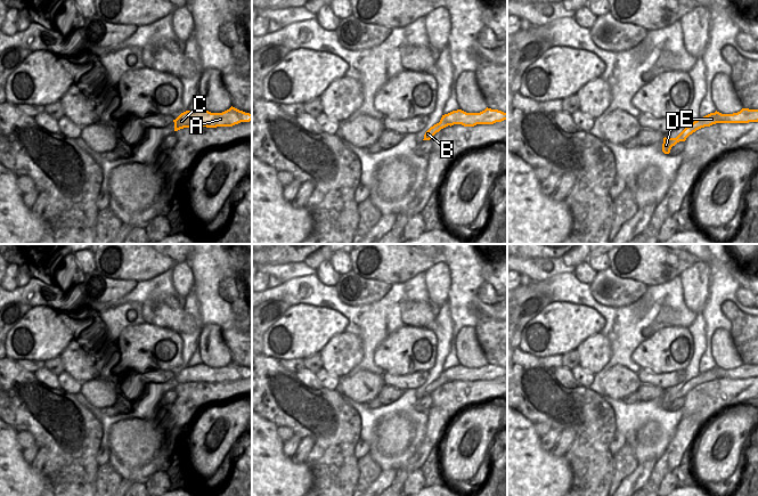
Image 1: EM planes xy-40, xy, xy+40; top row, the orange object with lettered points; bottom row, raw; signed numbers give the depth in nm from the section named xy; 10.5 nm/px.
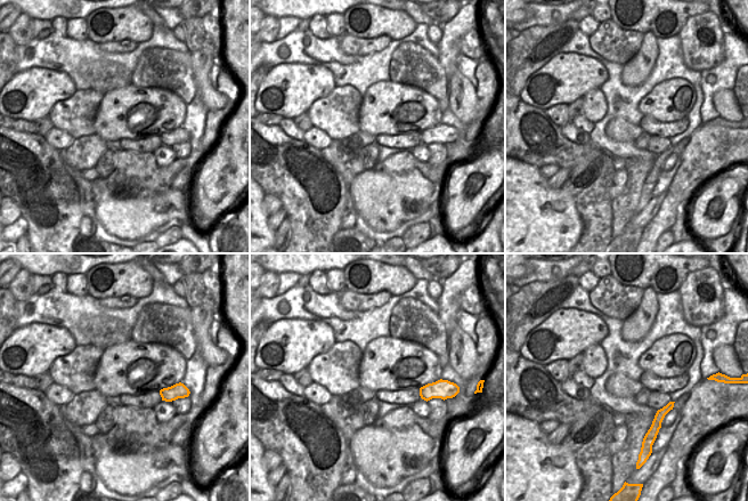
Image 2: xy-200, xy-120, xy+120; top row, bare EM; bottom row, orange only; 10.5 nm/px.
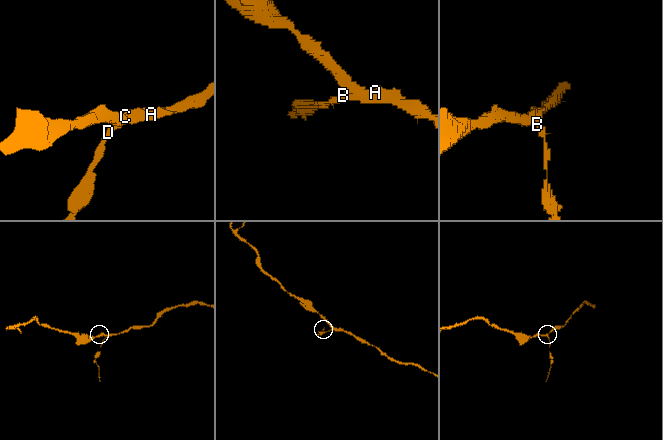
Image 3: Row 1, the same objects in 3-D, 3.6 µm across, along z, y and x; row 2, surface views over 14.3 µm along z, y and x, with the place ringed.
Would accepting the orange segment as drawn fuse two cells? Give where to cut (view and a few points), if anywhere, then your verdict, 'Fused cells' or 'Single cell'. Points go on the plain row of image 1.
Split along xy+40 (719, 368), (720, 377). Fused cells.

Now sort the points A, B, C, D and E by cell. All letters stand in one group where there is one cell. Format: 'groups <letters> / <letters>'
groups A C / B D E

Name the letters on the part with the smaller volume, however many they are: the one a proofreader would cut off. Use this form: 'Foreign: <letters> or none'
Foreign: B, D, E

